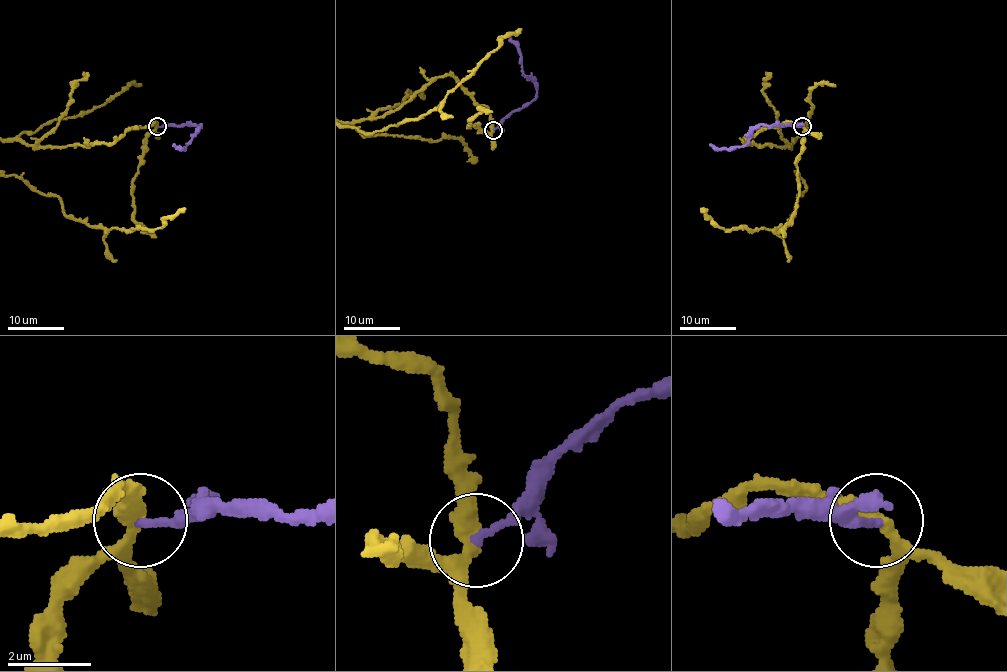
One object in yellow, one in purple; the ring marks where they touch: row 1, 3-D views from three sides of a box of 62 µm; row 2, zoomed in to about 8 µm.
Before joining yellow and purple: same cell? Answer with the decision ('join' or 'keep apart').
keep apart

